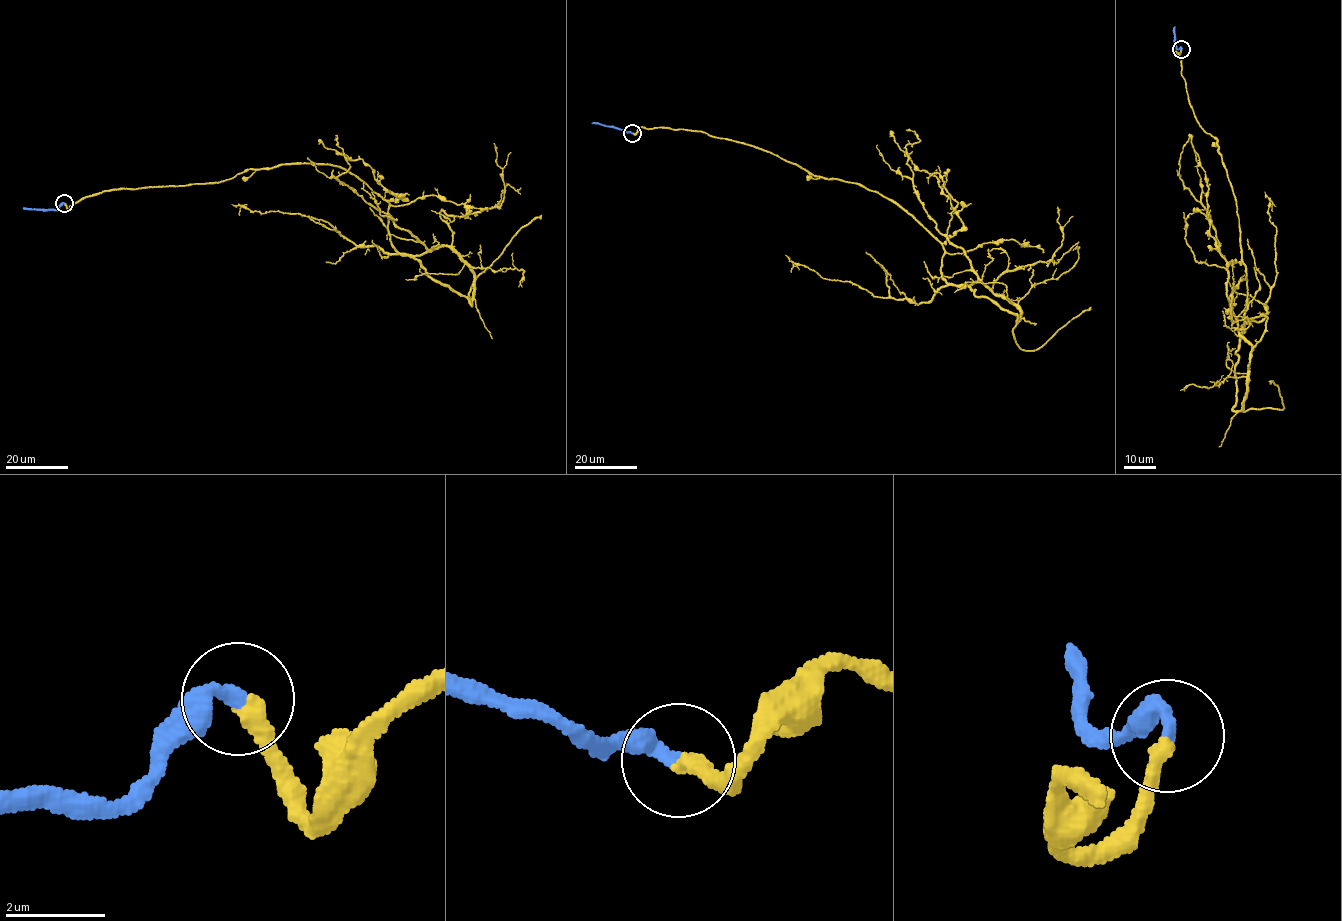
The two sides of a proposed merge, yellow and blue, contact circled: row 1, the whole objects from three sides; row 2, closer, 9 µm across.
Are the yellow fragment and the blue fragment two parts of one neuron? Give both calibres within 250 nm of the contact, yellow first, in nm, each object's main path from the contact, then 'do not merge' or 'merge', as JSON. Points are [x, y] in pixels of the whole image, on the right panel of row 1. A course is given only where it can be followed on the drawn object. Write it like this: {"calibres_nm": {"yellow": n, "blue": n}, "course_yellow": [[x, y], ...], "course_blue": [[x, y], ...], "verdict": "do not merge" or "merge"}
{"calibres_nm": {"yellow": 340, "blue": 320}, "course_yellow": [[1181, 49], [1187, 99], [1234, 197], [1249, 302], [1238, 329], [1251, 349], [1267, 318], [1232, 327], [1233, 261]], "course_blue": [[1181, 49], [1176, 48], [1175, 27]], "verdict": "merge"}

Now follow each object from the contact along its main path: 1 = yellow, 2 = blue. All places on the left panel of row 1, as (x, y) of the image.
1: (64, 203), (339, 166), (387, 201), (388, 234), (449, 246), (441, 211), (500, 207), (493, 143)
2: (64, 203), (56, 210), (23, 208)

